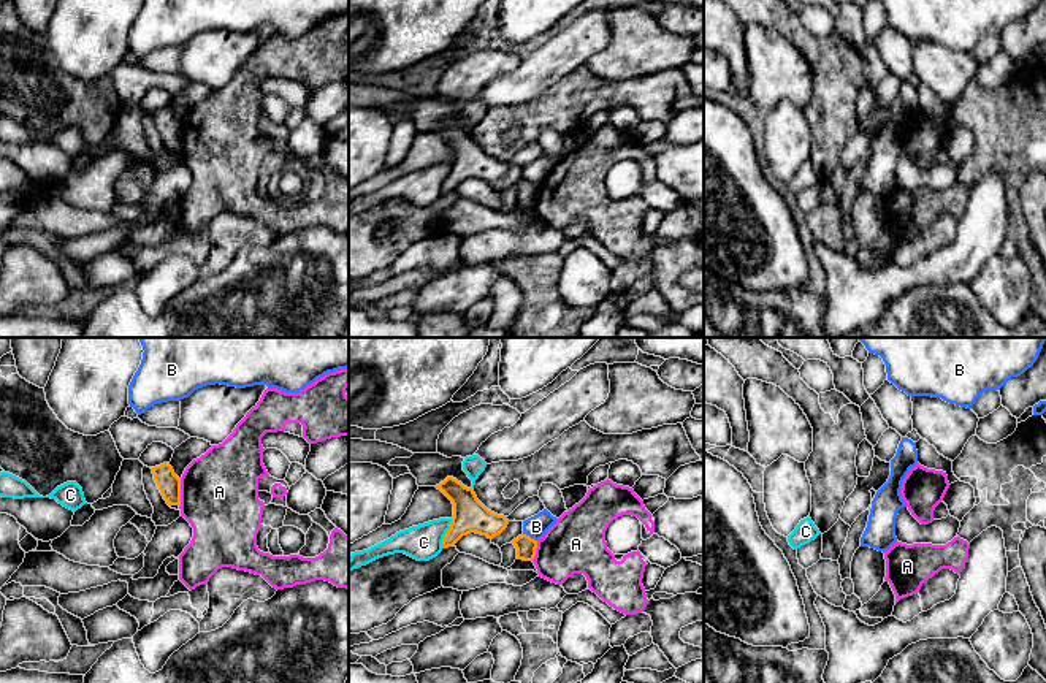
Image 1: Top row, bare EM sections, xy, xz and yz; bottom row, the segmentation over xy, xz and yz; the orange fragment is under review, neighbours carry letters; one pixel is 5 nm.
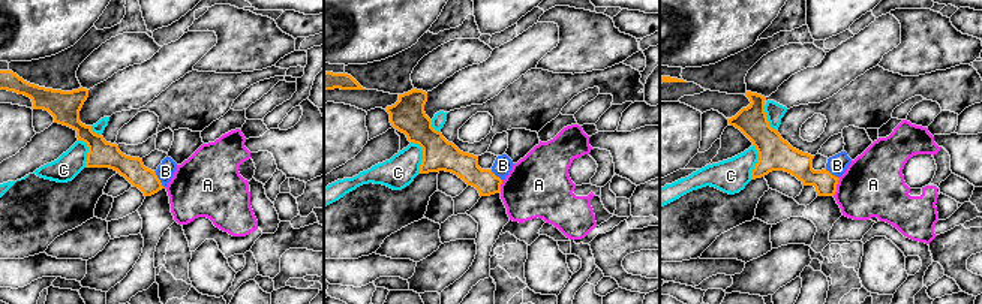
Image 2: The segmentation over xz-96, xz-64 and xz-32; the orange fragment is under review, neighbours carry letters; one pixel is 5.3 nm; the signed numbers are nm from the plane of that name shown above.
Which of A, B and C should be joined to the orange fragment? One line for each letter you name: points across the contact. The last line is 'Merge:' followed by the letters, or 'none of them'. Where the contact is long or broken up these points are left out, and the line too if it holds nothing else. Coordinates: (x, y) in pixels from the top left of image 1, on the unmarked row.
Merge: none of them

